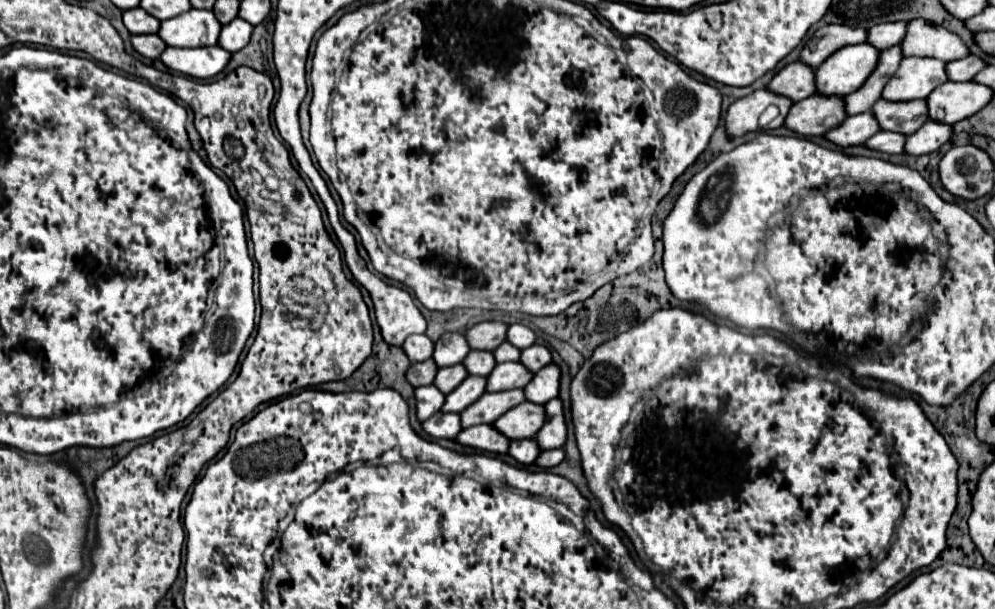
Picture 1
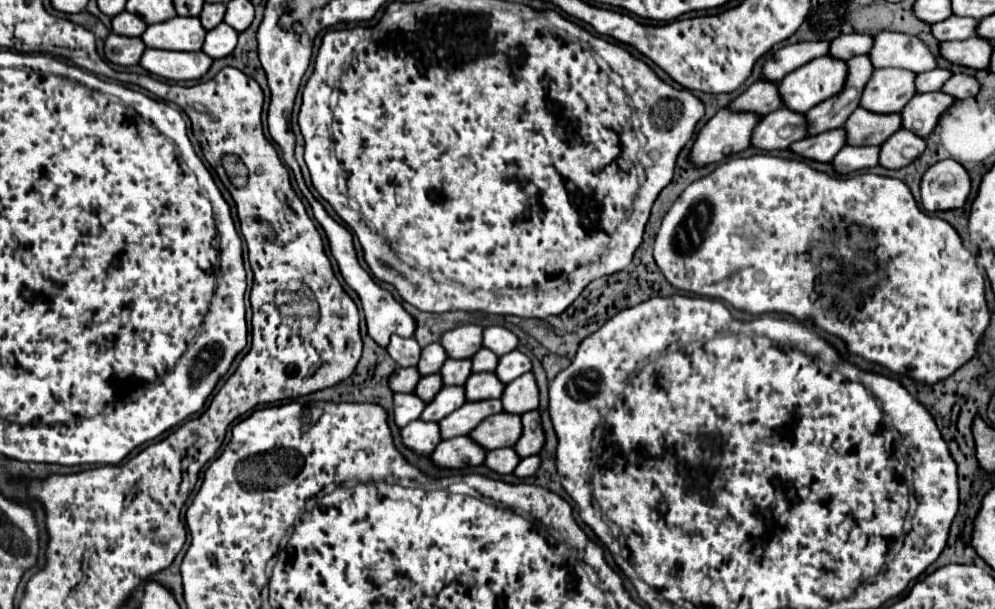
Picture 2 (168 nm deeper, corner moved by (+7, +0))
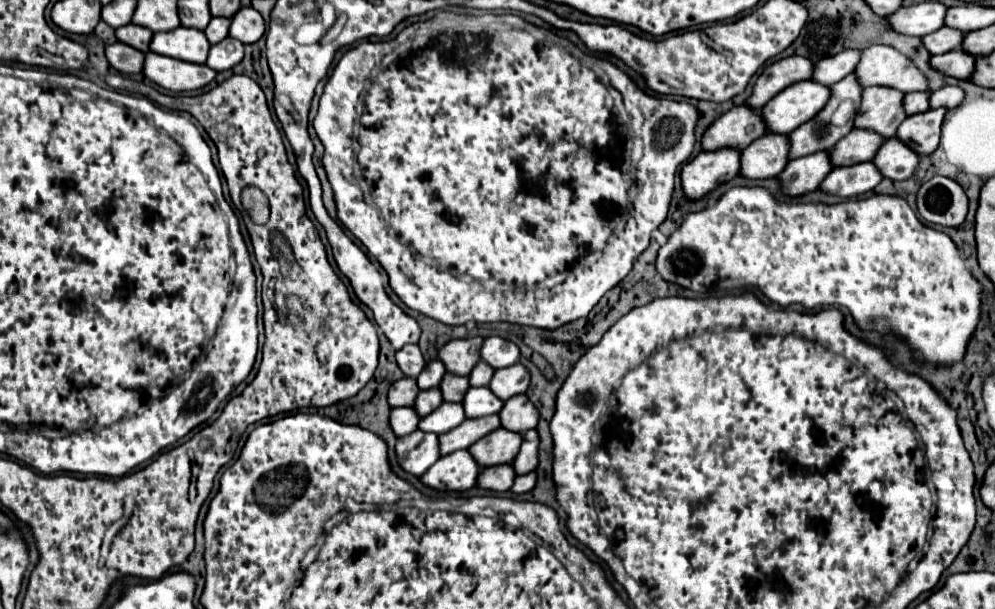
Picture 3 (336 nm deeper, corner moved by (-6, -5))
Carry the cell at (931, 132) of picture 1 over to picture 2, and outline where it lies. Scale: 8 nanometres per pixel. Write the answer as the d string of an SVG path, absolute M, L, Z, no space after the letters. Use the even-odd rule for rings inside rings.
M900 129L882 143L880 165L886 169L900 169L912 163L926 149L926 139L914 135L914 131Z

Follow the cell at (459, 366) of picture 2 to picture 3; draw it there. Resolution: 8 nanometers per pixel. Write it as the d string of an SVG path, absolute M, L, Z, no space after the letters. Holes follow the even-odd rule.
M445 374L439 390L443 396L443 402L461 402L465 392L469 388L469 378L467 376L453 376L453 374Z

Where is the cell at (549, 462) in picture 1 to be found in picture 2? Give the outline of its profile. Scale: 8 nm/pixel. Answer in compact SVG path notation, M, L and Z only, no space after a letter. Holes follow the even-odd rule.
M534 455L534 457L526 457L526 459L522 459L520 463L518 463L518 467L514 469L514 475L518 475L518 477L532 477L538 469L540 469L540 457L538 455Z

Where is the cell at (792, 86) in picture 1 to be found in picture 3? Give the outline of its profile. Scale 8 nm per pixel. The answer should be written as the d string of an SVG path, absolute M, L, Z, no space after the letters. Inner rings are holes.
M735 106L705 130L701 138L701 148L703 150L719 150L719 148L743 150L763 134L767 134L767 128L761 114L747 106Z

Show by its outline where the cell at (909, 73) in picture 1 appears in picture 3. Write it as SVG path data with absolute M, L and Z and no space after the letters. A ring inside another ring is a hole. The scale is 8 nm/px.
M879 86L865 88L853 126L885 136L885 140L893 138L899 124L905 120L901 102L903 94L899 90Z

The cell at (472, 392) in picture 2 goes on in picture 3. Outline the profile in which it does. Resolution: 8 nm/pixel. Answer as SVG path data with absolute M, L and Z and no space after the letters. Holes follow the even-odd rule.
M469 388L463 400L465 418L483 418L497 414L503 408L503 402L489 388Z

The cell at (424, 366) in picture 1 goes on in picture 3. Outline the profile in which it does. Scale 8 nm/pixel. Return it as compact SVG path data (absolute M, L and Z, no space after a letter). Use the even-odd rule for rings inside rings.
M403 378L403 380L397 380L395 384L391 384L389 394L387 394L387 402L391 404L391 408L413 406L417 394L419 394L417 382L413 378Z

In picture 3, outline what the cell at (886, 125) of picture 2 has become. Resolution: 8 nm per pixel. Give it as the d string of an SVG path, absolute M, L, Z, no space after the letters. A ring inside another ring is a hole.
M851 130L835 148L829 152L833 168L853 166L859 162L869 162L875 156L875 150L883 144L883 138L871 130Z

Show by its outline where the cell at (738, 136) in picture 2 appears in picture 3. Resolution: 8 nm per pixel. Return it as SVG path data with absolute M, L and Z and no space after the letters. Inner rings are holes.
M735 148L715 152L699 152L681 170L681 188L689 200L701 200L719 184L733 180L739 174L739 156Z

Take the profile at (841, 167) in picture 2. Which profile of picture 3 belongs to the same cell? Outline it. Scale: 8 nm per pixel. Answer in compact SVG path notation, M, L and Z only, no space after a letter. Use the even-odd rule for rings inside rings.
M861 162L847 168L833 168L821 182L819 190L839 198L855 198L873 190L879 182L879 170L871 162Z

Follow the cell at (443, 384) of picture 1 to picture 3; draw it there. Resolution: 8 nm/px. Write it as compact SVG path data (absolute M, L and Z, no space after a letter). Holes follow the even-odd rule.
M431 388L431 390L423 390L423 392L419 392L419 396L415 398L413 408L415 408L415 412L423 418L423 416L427 416L429 412L433 412L441 402L443 402L443 400L441 400L441 392L439 392L439 388Z

